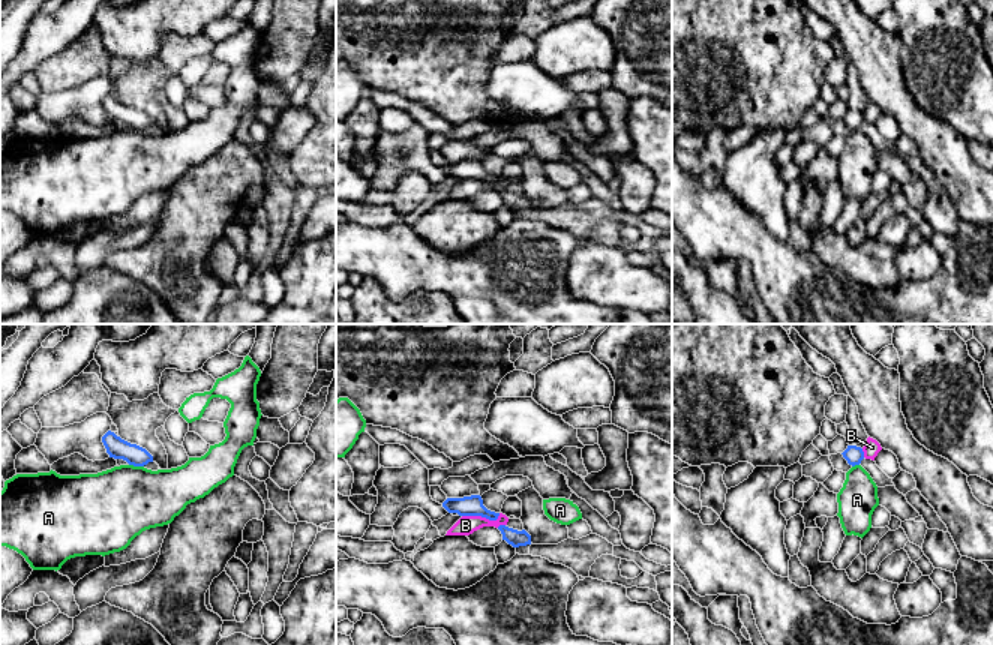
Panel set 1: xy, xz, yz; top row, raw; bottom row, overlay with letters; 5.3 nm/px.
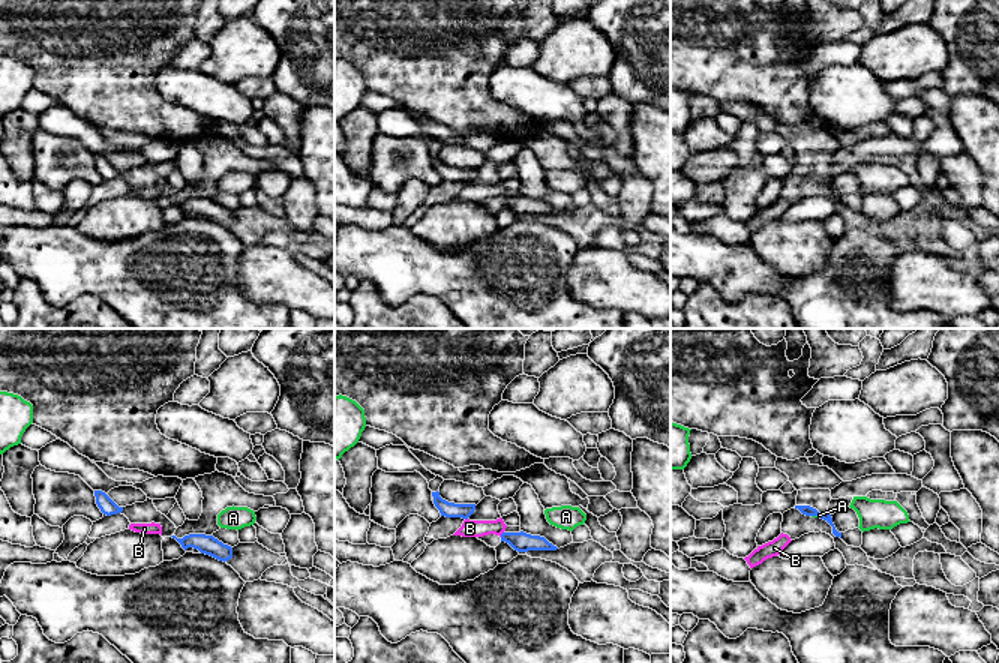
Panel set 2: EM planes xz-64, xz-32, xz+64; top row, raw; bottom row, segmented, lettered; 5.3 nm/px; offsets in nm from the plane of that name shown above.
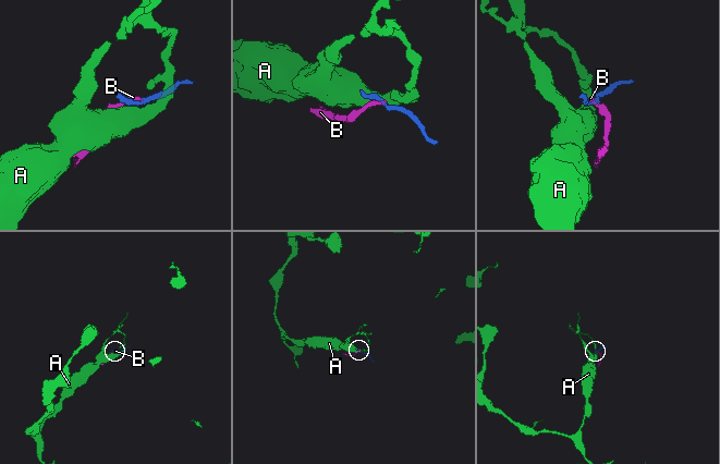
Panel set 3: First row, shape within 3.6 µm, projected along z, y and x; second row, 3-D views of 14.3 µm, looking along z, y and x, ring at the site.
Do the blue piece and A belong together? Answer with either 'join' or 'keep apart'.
keep apart

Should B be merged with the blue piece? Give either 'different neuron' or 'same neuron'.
different neuron

